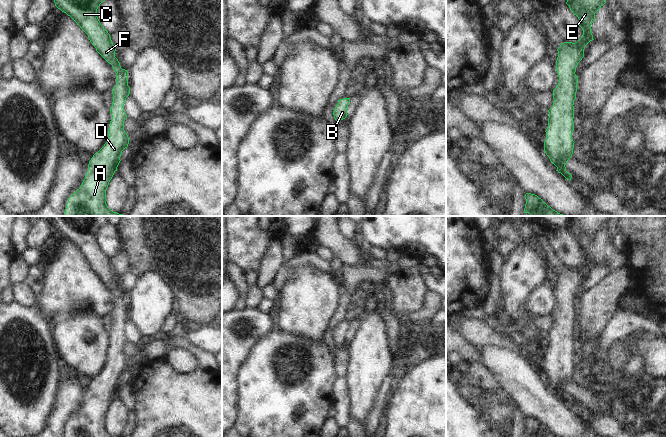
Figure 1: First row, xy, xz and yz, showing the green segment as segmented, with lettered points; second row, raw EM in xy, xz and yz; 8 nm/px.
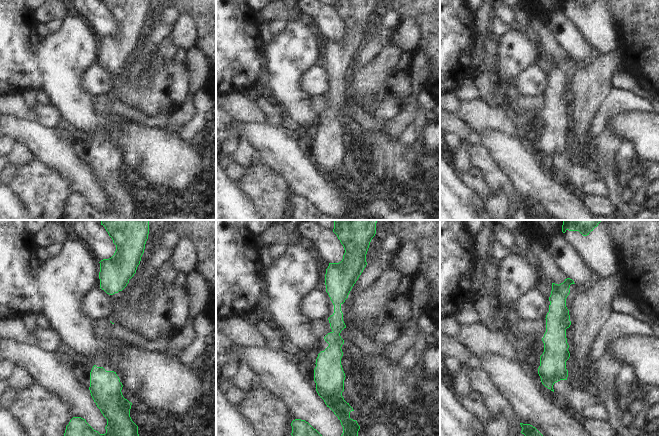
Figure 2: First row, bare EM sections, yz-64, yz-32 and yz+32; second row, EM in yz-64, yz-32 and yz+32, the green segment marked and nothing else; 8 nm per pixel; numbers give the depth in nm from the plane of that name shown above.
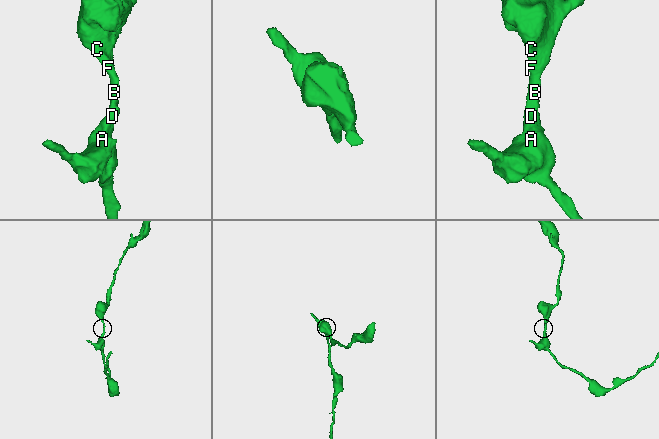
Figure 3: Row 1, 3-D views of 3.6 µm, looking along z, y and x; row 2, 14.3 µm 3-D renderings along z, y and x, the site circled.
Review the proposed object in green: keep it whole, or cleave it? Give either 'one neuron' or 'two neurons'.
one neuron

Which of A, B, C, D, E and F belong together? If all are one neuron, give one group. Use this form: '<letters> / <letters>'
A B C D E F

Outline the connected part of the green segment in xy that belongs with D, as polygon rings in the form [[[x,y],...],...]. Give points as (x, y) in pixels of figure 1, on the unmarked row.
[[[49,216],[54,224],[55,230],[70,240],[80,252],[88,259],[96,275],[112,289],[116,297],[116,309],[112,313],[113,326],[110,332],[112,343],[108,353],[108,364],[104,370],[96,376],[88,388],[88,395],[79,413],[69,422],[64,437],[117,437],[110,434],[106,428],[106,414],[109,406],[120,387],[122,375],[128,371],[129,361],[124,354],[124,345],[127,339],[124,335],[126,322],[130,318],[128,310],[128,295],[122,293],[118,283],[115,281],[115,271],[110,258],[101,249],[97,241],[97,233],[102,226],[108,222],[108,216]]]

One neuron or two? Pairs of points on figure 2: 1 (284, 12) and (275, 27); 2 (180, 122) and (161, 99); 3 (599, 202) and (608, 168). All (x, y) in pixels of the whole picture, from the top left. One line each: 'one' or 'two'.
1: two
2: two
3: two

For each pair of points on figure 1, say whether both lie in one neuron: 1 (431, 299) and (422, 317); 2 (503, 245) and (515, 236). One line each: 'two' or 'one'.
1: one
2: two

